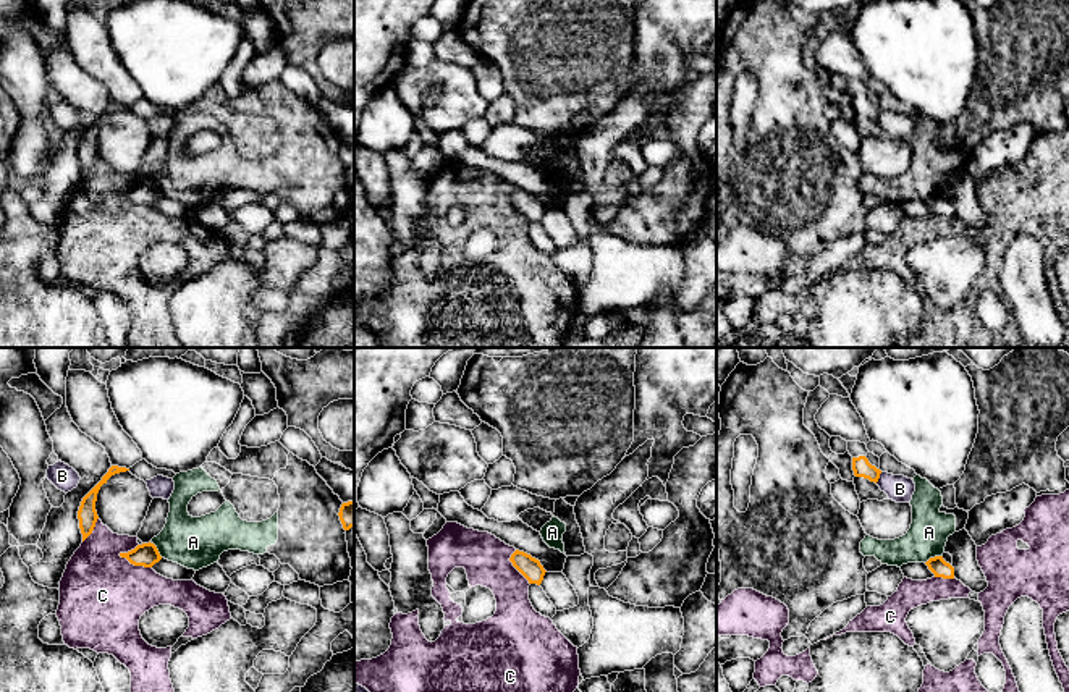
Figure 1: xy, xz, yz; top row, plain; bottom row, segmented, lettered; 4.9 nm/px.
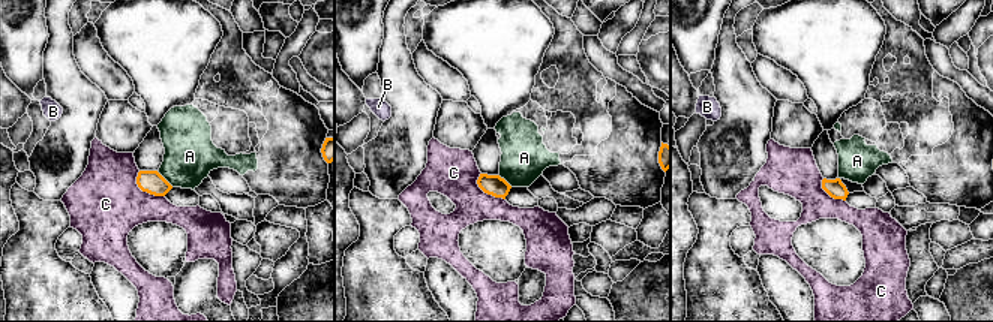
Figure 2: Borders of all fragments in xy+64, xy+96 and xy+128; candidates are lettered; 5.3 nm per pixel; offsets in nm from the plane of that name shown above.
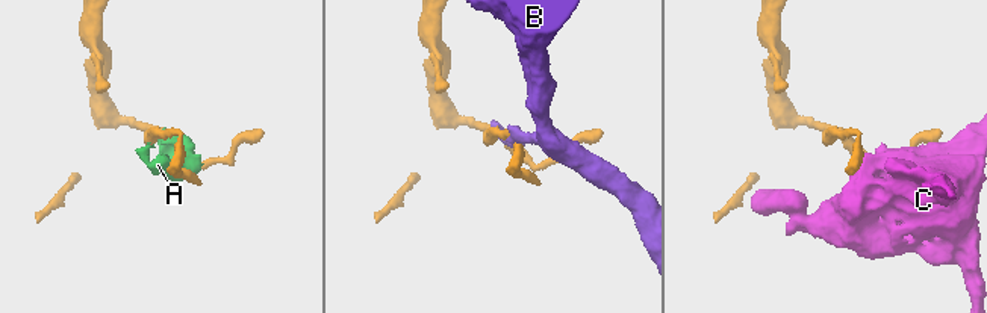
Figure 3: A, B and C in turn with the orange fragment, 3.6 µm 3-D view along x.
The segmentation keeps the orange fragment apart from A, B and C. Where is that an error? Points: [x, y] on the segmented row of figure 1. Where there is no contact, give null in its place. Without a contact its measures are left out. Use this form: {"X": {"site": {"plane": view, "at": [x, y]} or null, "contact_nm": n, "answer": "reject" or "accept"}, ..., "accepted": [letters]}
{"A": {"site": {"plane": "yz", "at": [932, 558]}, "contact_nm": 90, "answer": "reject"}, "B": {"site": {"plane": "yz", "at": [878, 477]}, "contact_nm": 70, "answer": "reject"}, "C": {"site": {"plane": "xy", "at": [135, 565]}, "contact_nm": 180, "answer": "reject"}, "accepted": []}

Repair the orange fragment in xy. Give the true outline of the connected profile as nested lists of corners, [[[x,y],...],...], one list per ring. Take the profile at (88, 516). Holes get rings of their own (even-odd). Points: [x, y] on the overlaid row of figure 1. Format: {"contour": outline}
{"contour": [[[112,466],[108,472],[102,477],[102,480],[82,498],[79,511],[78,511],[78,519],[79,519],[79,529],[82,534],[82,542],[92,534],[95,522],[99,519],[97,511],[95,511],[95,501],[97,501],[97,493],[107,480],[120,472],[126,472],[129,469],[126,467],[118,467]]]}

